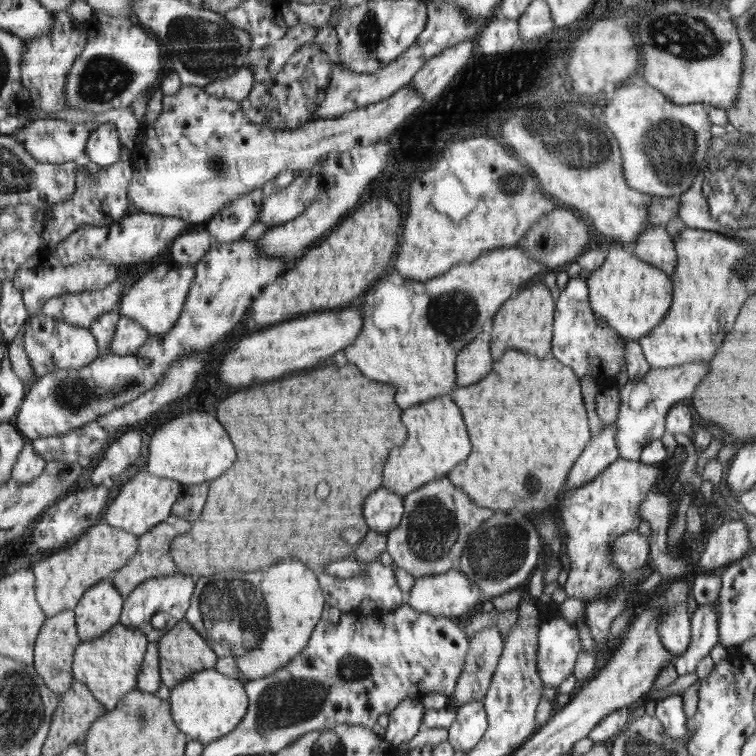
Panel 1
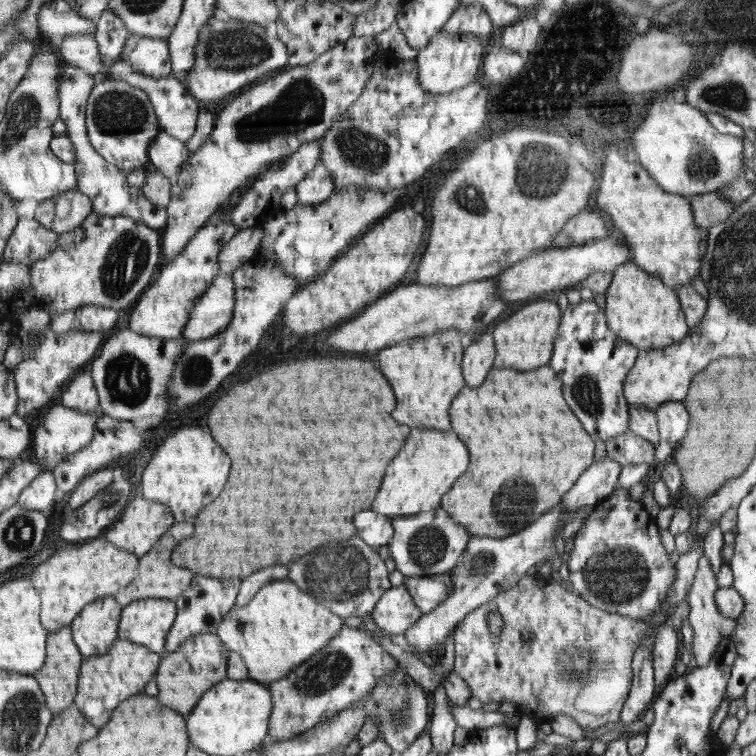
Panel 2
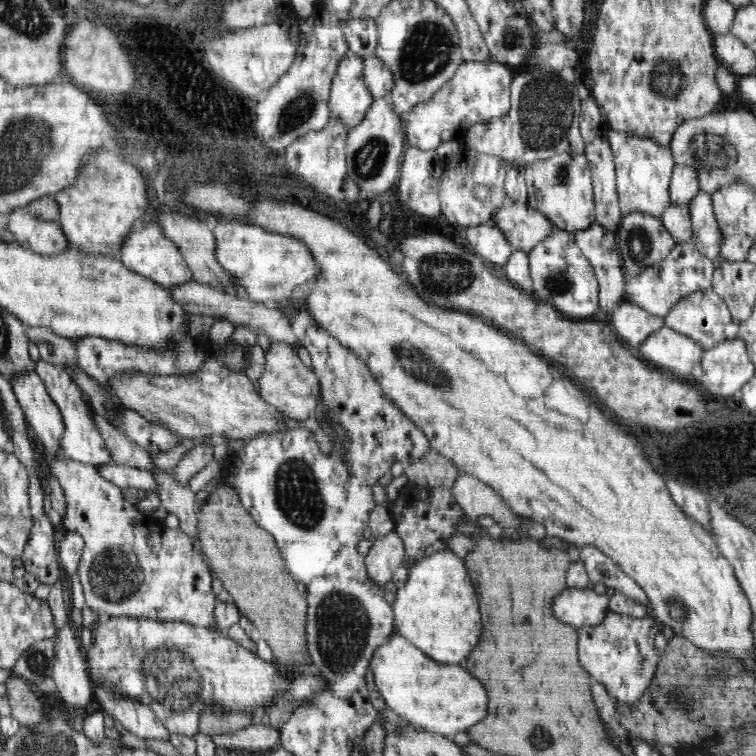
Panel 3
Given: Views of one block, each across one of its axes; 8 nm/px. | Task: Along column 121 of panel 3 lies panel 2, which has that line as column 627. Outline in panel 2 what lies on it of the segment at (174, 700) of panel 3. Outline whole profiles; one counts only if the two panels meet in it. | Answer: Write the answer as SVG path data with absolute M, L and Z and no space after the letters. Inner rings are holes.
M525 575L512 589L476 608L455 628L453 671L466 681L472 696L479 698L482 703L518 704L521 716L530 716L538 724L550 722L557 714L566 714L574 718L581 728L590 730L620 721L624 704L631 695L632 683L635 682L635 652L639 650L640 641L648 635L654 637L652 654L654 685L657 687L666 686L673 678L678 650L682 649L678 632L674 632L671 625L662 624L650 628L644 619L605 612L584 601L571 589L563 588L566 584L558 584L550 577L542 580ZM490 611L502 615L504 624L499 636L492 636L488 628Z

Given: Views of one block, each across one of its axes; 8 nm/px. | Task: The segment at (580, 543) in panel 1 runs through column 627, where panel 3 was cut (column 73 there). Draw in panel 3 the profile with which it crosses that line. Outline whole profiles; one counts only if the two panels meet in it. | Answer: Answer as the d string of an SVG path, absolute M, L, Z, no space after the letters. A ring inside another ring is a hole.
M56 458L56 462L52 462L50 470L52 474L59 480L63 493L66 499L67 507L62 516L61 530L62 532L74 532L84 539L84 548L82 552L82 560L77 568L80 583L84 589L84 597L86 598L86 606L96 613L98 616L141 616L145 618L154 619L156 621L188 621L193 625L204 625L204 627L215 628L214 608L217 604L216 596L212 590L213 575L211 569L208 567L205 557L202 553L198 553L194 549L194 543L188 535L182 530L172 530L168 528L163 522L160 522L151 517L148 512L142 511L142 514L136 510L136 505L124 499L122 489L114 483L106 480L92 464L78 462L77 460Z

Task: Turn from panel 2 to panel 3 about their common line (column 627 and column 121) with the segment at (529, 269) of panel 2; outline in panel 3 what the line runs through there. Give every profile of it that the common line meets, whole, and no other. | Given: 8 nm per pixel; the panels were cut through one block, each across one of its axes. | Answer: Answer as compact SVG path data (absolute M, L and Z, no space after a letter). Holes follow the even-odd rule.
M149 223L142 230L134 230L124 237L119 248L118 258L124 266L142 275L147 279L152 279L156 284L169 288L192 280L191 268L184 260L179 248L158 227L157 223Z

